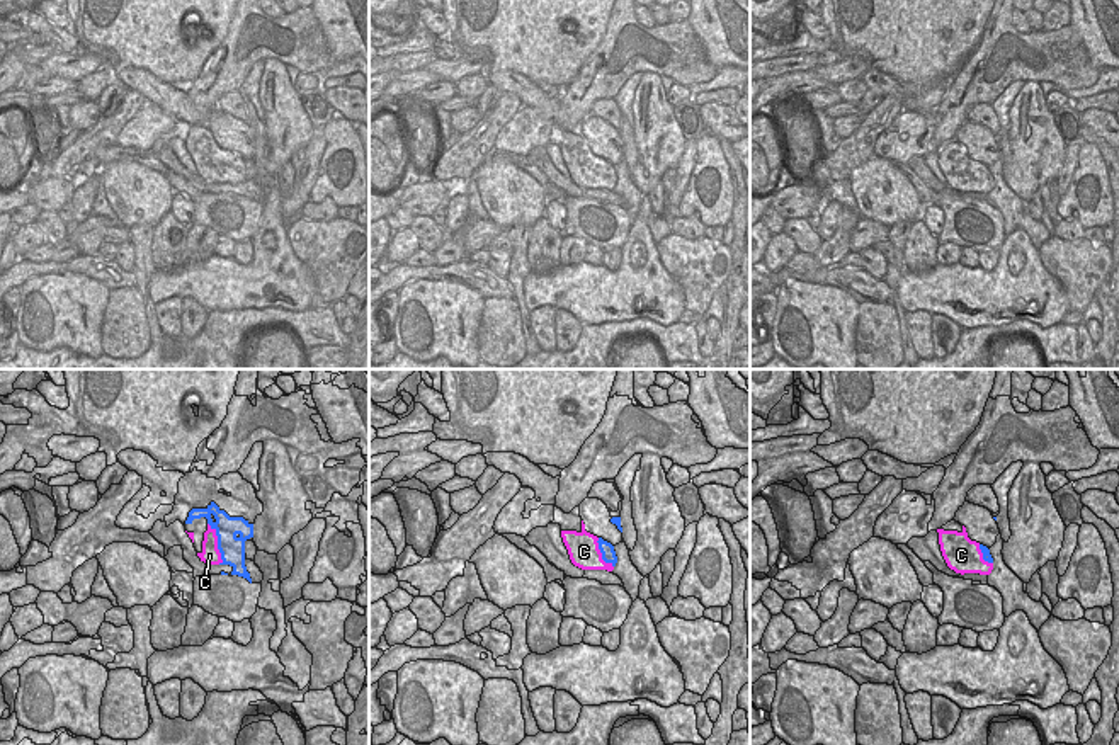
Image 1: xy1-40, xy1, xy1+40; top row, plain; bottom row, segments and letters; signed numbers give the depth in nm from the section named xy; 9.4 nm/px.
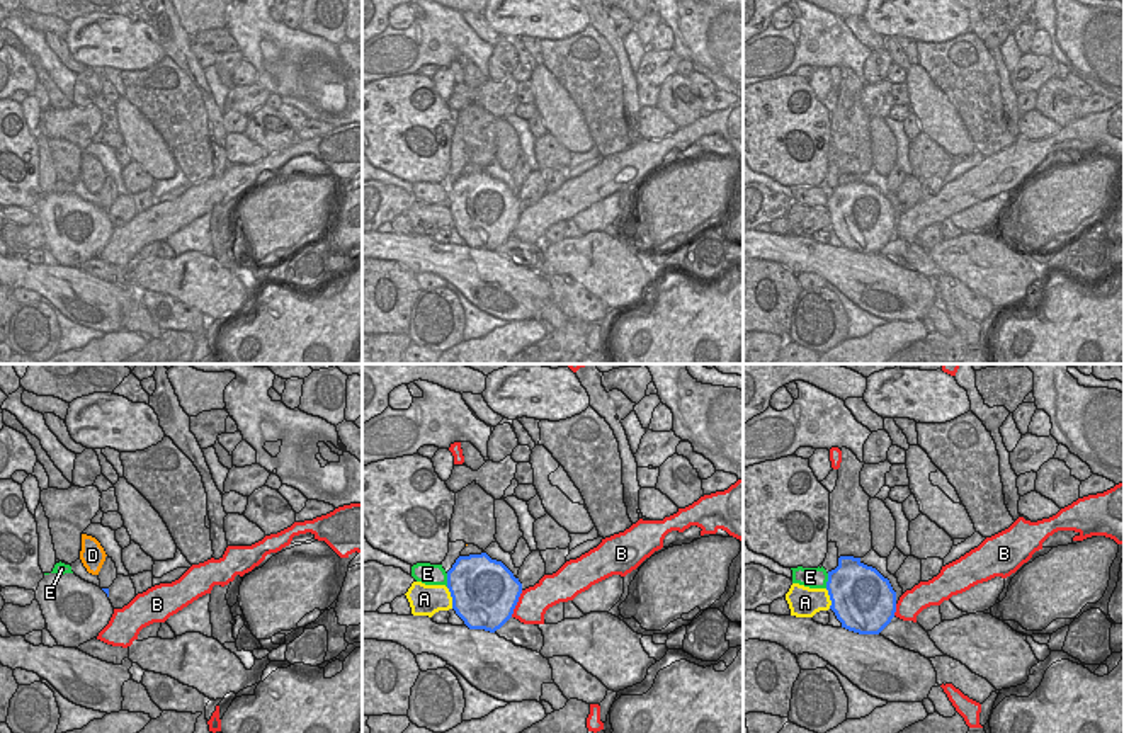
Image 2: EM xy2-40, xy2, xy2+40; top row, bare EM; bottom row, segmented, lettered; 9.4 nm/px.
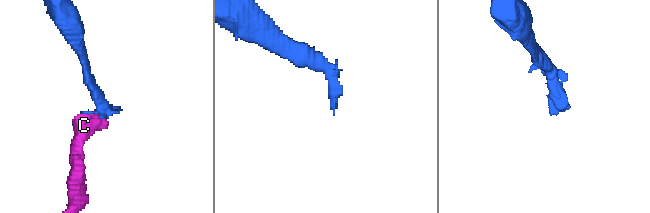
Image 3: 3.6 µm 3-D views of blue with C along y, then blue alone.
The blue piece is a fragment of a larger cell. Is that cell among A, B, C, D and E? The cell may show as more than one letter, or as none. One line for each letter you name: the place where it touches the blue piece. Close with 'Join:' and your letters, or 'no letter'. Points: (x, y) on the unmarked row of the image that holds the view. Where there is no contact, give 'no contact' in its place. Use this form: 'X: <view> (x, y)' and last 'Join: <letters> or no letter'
Join: no letter

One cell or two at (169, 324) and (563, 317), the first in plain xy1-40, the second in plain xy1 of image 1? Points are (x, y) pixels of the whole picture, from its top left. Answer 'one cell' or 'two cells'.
two cells

